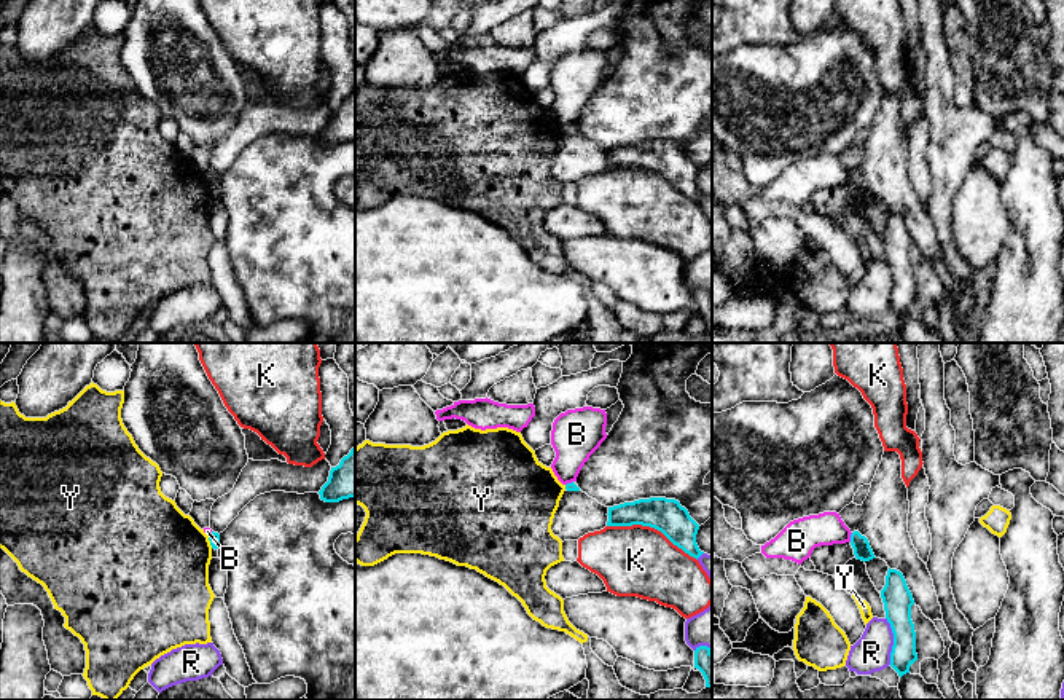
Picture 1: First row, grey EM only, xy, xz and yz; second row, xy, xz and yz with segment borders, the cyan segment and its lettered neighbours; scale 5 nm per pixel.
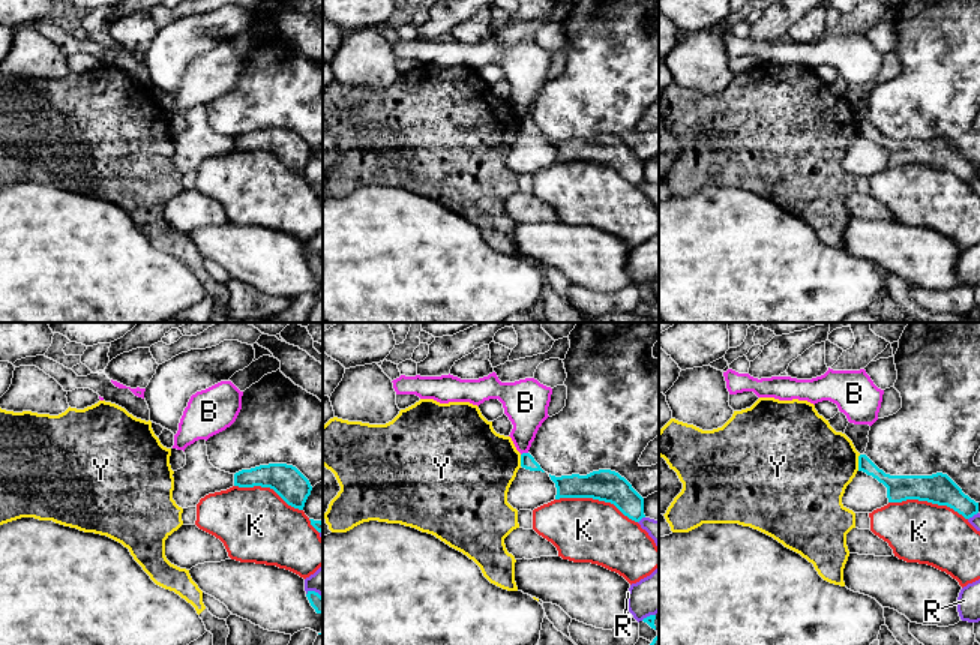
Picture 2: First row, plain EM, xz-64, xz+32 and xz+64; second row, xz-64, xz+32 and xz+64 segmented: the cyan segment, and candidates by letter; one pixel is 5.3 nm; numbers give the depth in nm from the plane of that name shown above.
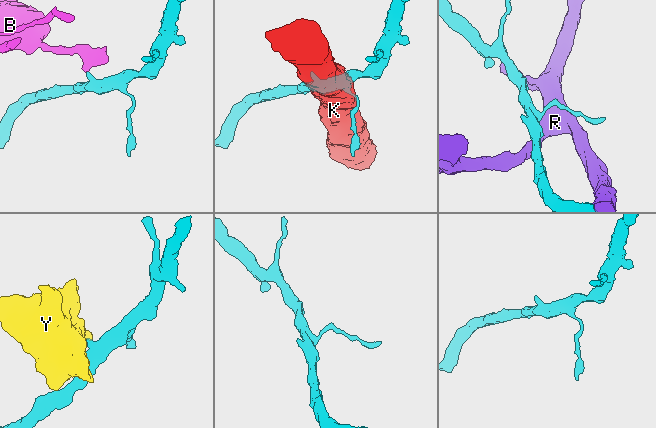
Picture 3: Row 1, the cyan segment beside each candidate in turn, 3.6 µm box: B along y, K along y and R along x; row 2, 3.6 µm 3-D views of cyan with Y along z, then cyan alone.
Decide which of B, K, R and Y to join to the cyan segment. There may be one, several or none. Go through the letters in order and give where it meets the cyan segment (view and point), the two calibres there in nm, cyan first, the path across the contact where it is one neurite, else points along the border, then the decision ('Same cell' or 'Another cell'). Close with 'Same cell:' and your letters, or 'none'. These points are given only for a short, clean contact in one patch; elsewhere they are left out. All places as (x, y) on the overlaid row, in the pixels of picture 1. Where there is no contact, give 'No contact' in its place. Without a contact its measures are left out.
B: Touches cyan at yz (851, 538). Thickness 90 nm (cyan) against 180 nm. Boundary: yz (852, 533), (849, 541). Another cell
K: Touches cyan at xz (652, 526). Thickness 170 nm (cyan) against 360 nm. Another cell
R: Touches cyan at yz (894, 641). Thickness 150 nm (cyan) against 190 nm. Another cell
Y: Touches cyan at xy (211, 542). Thickness 60 nm (cyan) against 460 nm. Boundary: xy (207, 536), (212, 547). Another cell
Same cell: none

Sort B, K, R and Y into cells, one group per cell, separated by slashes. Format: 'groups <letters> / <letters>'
groups B / K / R / Y

